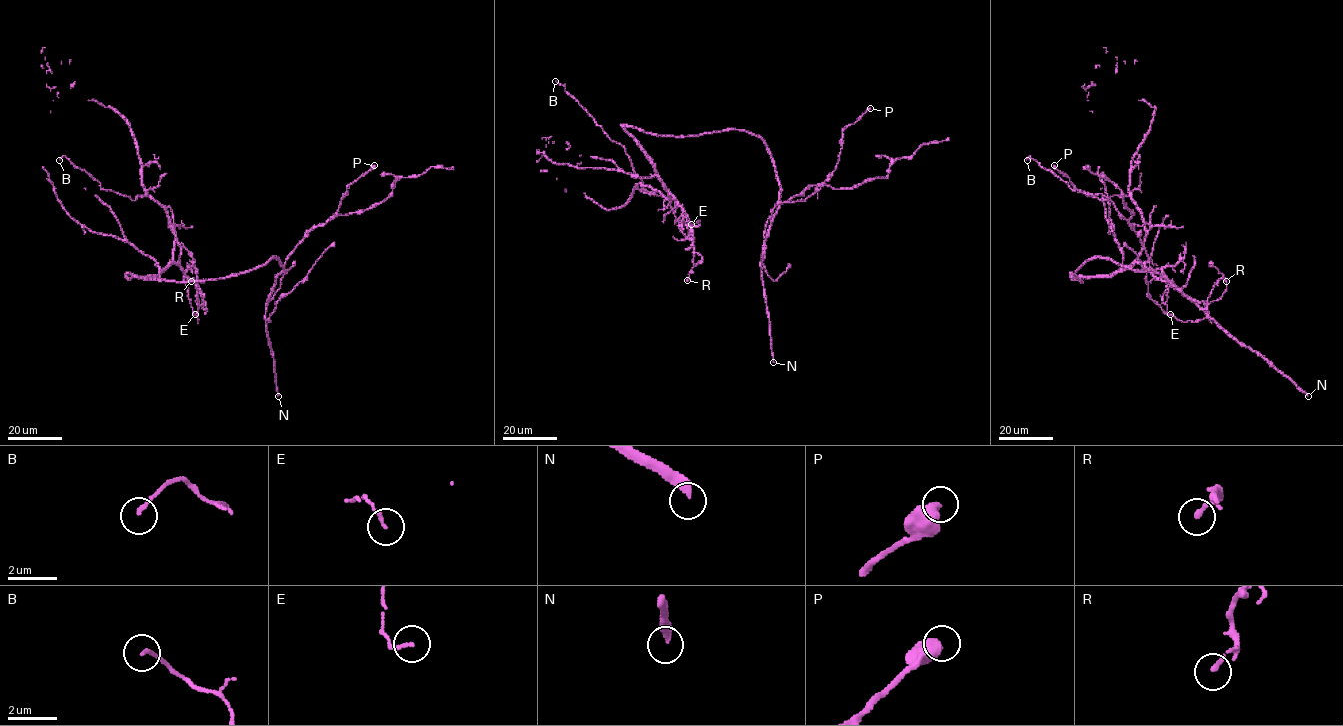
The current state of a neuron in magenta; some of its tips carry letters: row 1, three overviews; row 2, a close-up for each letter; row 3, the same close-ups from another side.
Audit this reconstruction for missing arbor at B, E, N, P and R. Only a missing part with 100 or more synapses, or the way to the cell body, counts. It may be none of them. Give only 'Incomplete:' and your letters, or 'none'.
Incomplete: N

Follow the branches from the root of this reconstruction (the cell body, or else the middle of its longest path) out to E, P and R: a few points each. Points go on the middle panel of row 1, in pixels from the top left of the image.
E: (650, 134), (621, 126), (643, 151), (662, 186), (683, 210), (679, 219), (682, 222), (685, 217), (691, 224)
P: (650, 134), (740, 129), (758, 136), (776, 172), (779, 204), (828, 178), (839, 159), (842, 131), (870, 108)
R: (650, 134), (621, 126), (651, 161), (662, 186), (688, 218), (693, 249), (702, 260), (692, 268), (687, 280)

